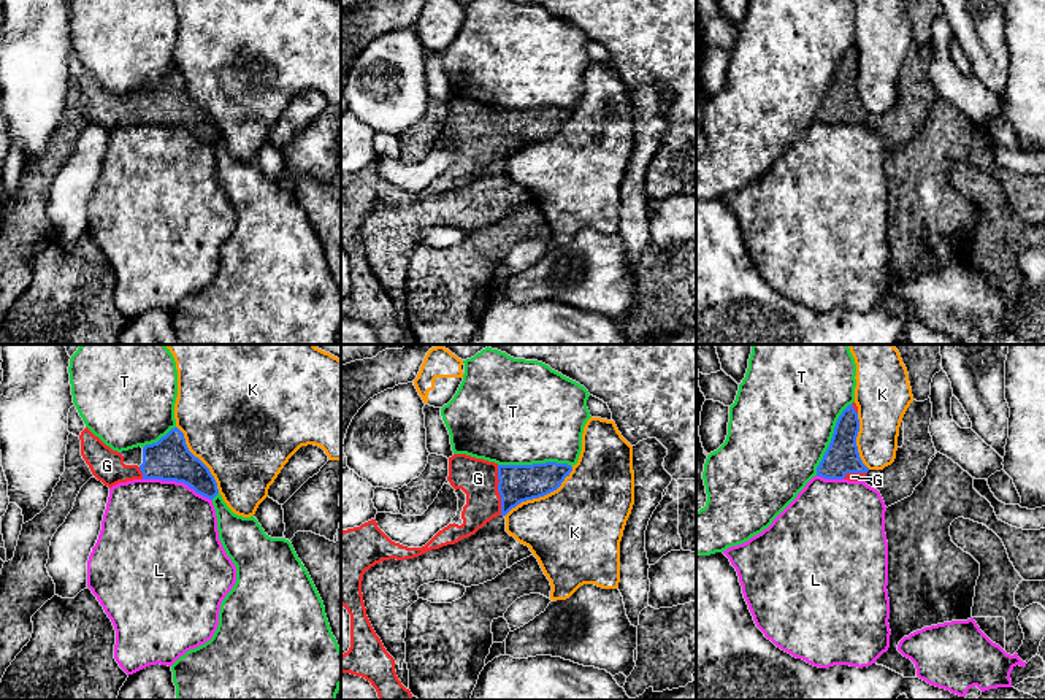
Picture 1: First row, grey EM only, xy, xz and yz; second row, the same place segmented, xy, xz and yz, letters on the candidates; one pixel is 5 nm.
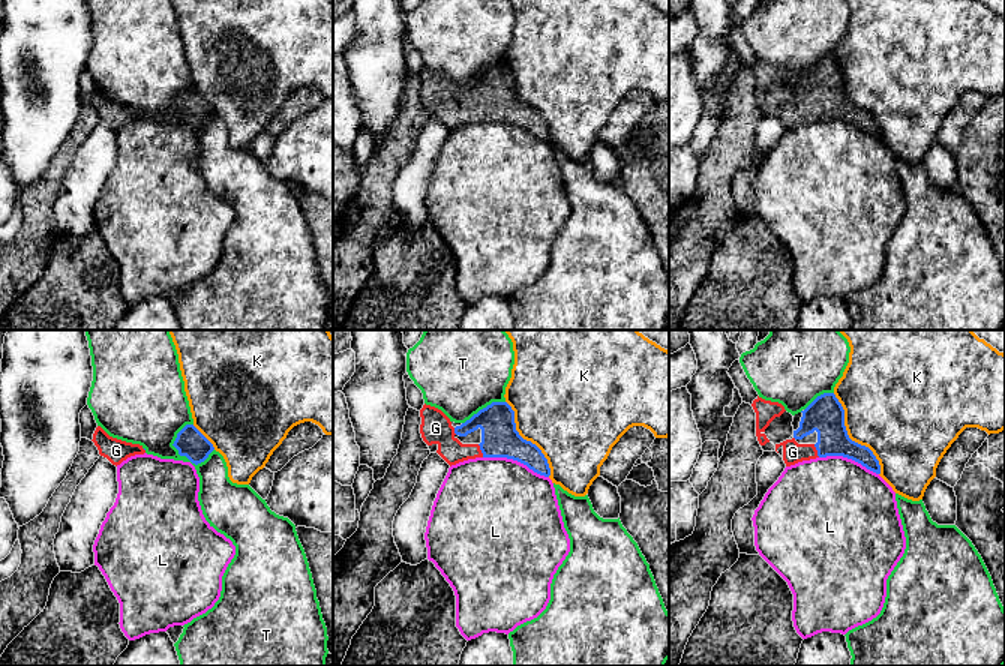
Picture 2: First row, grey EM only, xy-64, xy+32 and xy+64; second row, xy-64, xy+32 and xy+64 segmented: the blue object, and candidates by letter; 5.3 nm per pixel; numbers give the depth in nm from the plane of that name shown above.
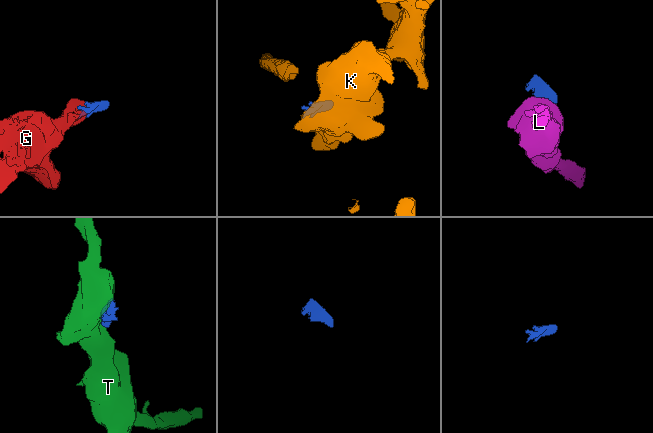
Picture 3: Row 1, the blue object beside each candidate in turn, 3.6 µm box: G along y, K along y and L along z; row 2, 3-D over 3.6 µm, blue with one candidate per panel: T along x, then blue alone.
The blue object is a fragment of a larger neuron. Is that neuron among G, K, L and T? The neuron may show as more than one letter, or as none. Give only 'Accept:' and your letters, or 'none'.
Accept: G

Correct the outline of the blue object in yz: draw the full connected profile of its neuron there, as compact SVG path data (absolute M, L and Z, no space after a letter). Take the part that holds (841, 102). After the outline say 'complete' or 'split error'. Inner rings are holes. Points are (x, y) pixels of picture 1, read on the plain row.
M853 46L839 60L831 87L817 111L817 121L825 124L863 125L869 113L863 108L856 81L859 76L858 51Z | split error

